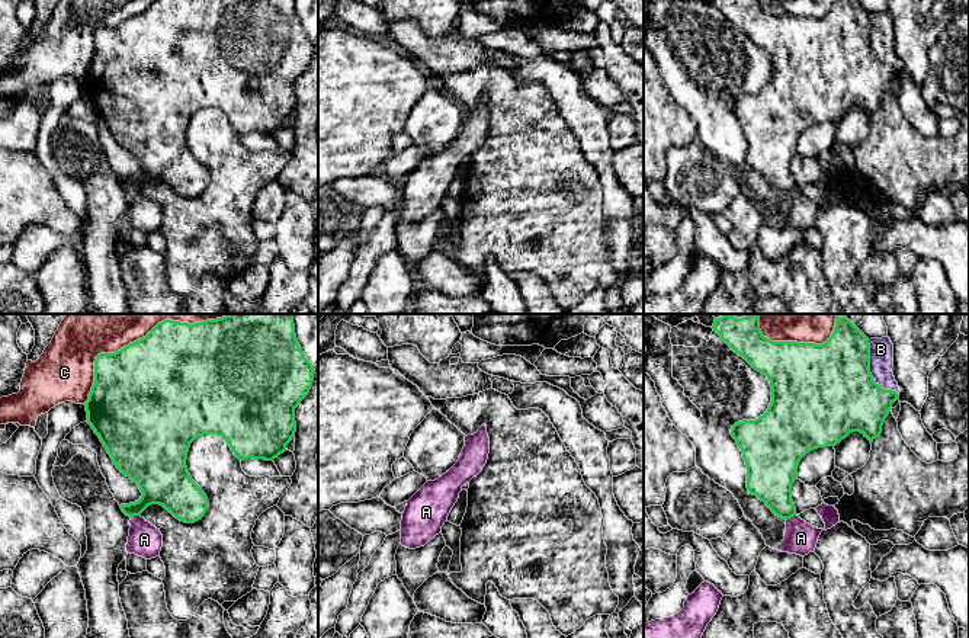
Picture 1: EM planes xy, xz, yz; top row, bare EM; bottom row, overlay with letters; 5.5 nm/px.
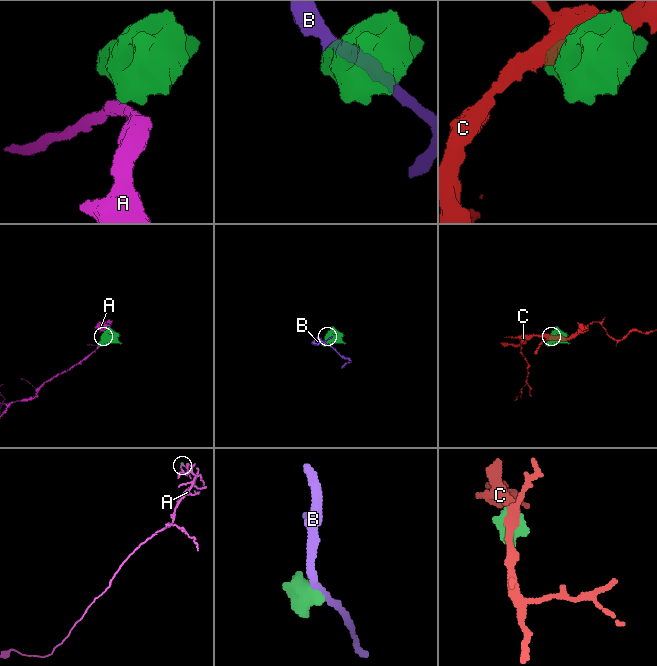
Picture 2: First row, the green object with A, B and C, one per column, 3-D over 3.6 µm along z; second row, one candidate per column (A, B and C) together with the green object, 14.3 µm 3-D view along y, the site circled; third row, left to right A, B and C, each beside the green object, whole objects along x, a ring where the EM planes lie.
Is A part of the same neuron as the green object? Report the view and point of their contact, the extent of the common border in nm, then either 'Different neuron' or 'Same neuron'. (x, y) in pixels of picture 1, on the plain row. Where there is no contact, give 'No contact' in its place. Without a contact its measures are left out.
Touches green at yz (791, 191). Shared border 70 nm. Different neuron

